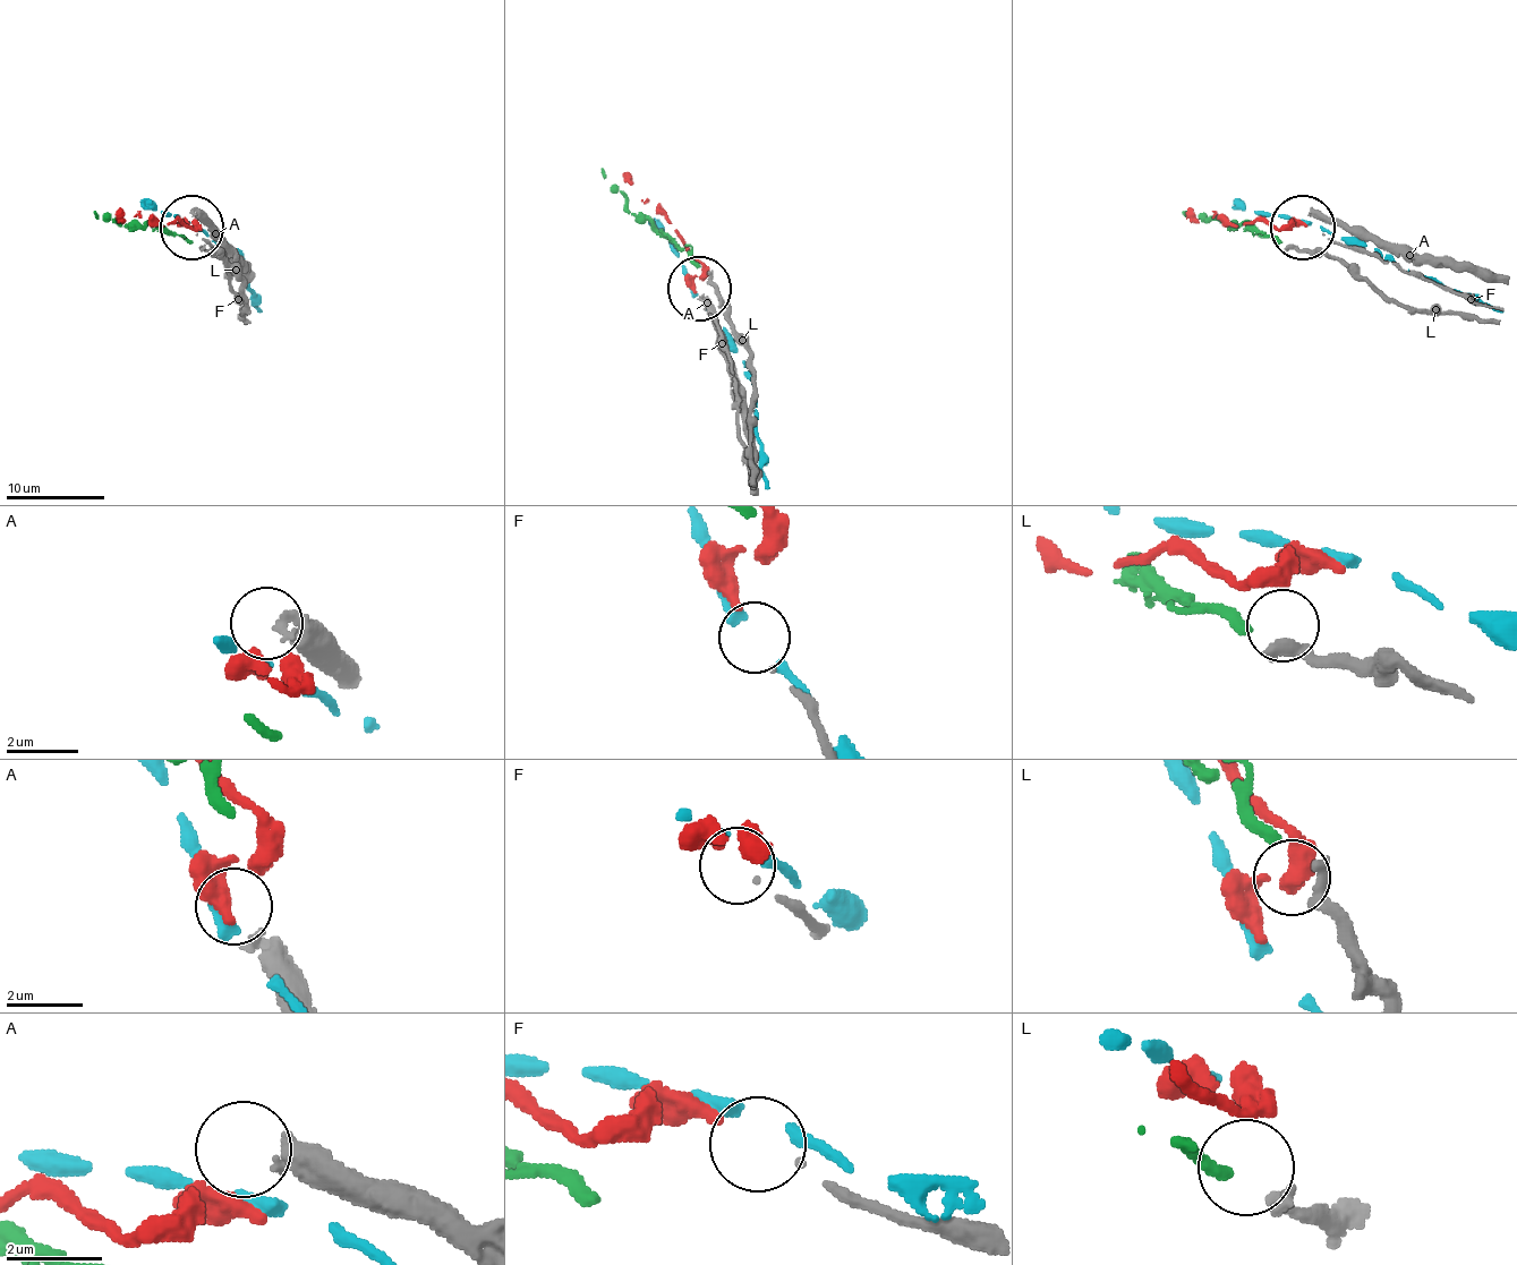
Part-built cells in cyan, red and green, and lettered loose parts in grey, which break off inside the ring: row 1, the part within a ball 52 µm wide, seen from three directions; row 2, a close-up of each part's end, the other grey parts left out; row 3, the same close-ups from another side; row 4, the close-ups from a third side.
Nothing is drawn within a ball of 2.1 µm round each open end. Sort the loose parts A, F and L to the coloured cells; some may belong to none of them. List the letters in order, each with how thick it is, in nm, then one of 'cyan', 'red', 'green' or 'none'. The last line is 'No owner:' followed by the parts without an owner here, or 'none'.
A: 240 nm thick; none
F: 80 nm thick; red
L: 400 nm thick; green
No owner: A

